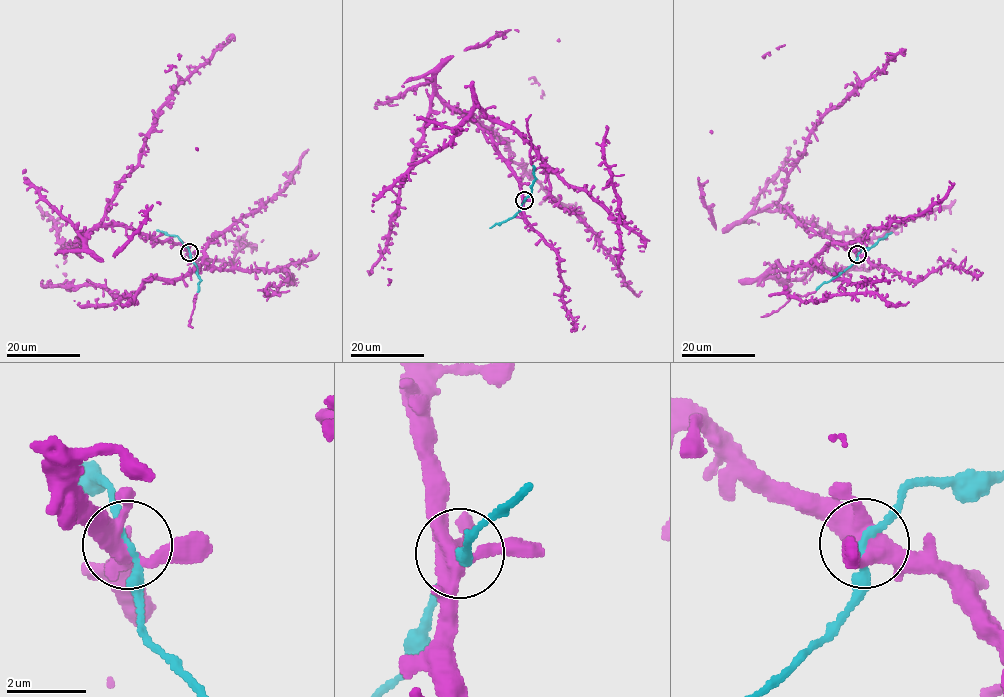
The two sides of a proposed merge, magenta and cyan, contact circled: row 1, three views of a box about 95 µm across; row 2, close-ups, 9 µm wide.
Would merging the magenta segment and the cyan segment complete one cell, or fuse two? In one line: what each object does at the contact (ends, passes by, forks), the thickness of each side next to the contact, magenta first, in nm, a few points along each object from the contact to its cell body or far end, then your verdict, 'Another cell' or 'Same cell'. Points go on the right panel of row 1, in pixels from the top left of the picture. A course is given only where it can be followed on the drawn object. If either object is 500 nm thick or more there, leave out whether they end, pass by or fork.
At the ring magenta forks. At the ring cyan passes by. Thickness 420 nm (magenta) against 170 nm. Course of magenta: (857, 254), (803, 226), (778, 200), (790, 169), (806, 150), (813, 125), (904, 50), (904, 54). Course of cyan: (857, 254), (856, 260), (816, 290). Same cell

